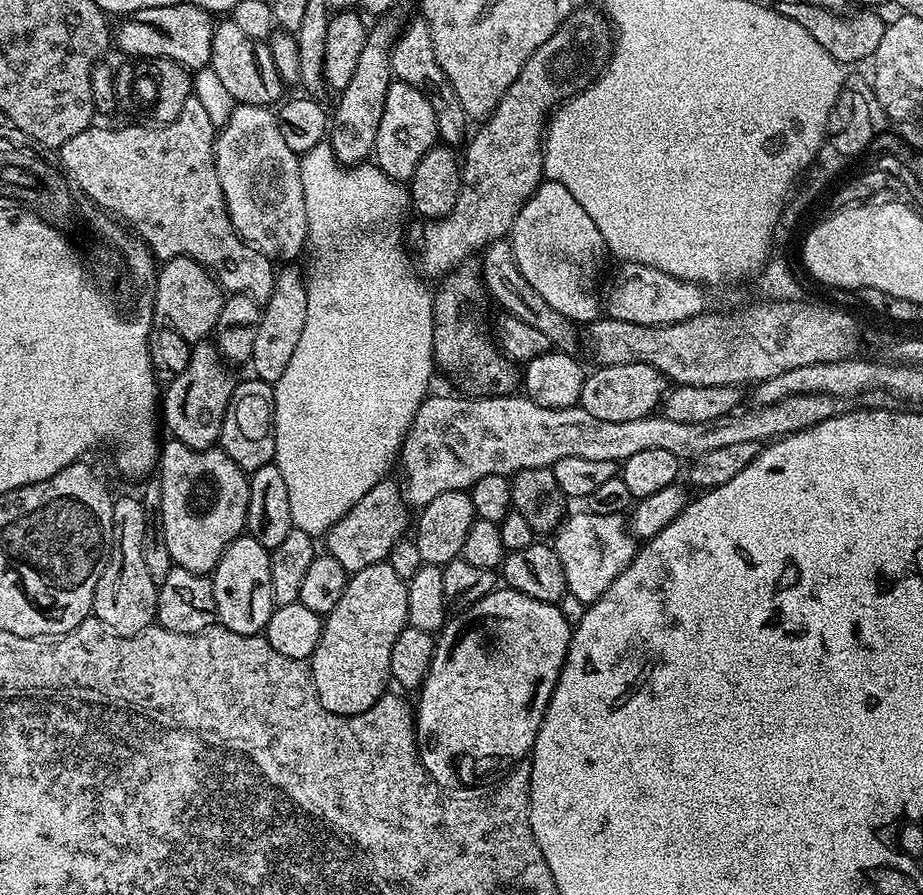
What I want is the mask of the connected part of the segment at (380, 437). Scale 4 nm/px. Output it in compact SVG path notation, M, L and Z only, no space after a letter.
M331 143L314 146L300 156L302 189L305 195L306 222L308 223L307 247L312 248L312 277L307 277L308 301L306 322L302 336L283 371L282 378L274 383L276 389L276 458L282 478L286 478L286 490L290 490L290 514L293 525L306 530L314 538L323 537L357 502L373 488L379 480L389 475L388 463L395 461L404 445L406 434L414 422L418 406L429 395L428 383L434 373L434 314L433 293L418 280L415 265L411 264L407 252L400 248L400 236L396 227L404 216L404 207L410 204L410 196L403 183L391 180L375 163L365 162L345 166L338 162Z

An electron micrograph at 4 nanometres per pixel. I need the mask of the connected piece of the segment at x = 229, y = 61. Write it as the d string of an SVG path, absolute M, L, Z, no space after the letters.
M232 19L221 20L224 21L219 21L214 30L210 67L215 74L218 74L219 81L223 83L236 102L275 105L285 95L286 85L282 82L277 67L274 66L274 57L270 55L267 43L250 38L250 34L245 34Z

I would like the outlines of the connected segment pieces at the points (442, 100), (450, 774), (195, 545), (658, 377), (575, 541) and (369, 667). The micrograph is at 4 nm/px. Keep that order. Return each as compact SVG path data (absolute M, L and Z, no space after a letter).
M416 18L405 28L403 25L399 29L390 54L390 66L395 79L422 90L422 94L428 96L430 106L434 110L439 139L448 146L456 146L460 139L463 141L464 127L470 124L470 118L462 110L462 102L458 102L458 94L454 94L450 78L446 78L442 66L438 66L438 54L434 54L434 38L430 38L430 26L423 18Z
M507 586L497 587L474 606L444 621L424 684L418 690L420 701L414 704L416 748L434 782L449 790L488 786L531 753L570 641L572 628L557 605L538 602Z
M175 438L160 449L160 517L173 565L211 574L223 551L245 531L248 476L219 447L194 450Z
M606 364L589 371L584 378L579 407L602 422L630 422L630 418L653 415L661 407L666 391L664 375L645 364Z
M581 510L573 516L571 513L556 529L554 547L566 574L567 593L589 605L605 592L618 574L622 574L622 570L626 570L626 566L630 566L638 551L638 541L629 532L624 516Z
M387 562L366 566L349 575L338 606L323 617L323 622L324 629L310 661L318 698L334 714L362 714L389 687L390 650L394 650L394 638L408 624L408 585Z

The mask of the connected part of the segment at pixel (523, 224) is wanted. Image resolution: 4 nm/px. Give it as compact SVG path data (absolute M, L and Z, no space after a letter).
M545 179L536 187L536 193L526 201L522 210L518 210L518 218L514 222L510 233L514 258L518 262L518 270L522 270L522 278L558 310L558 314L565 316L573 322L591 322L602 312L602 284L600 288L600 271L604 268L604 256L606 257L606 245L598 226L578 206L578 198L562 186L562 182Z

